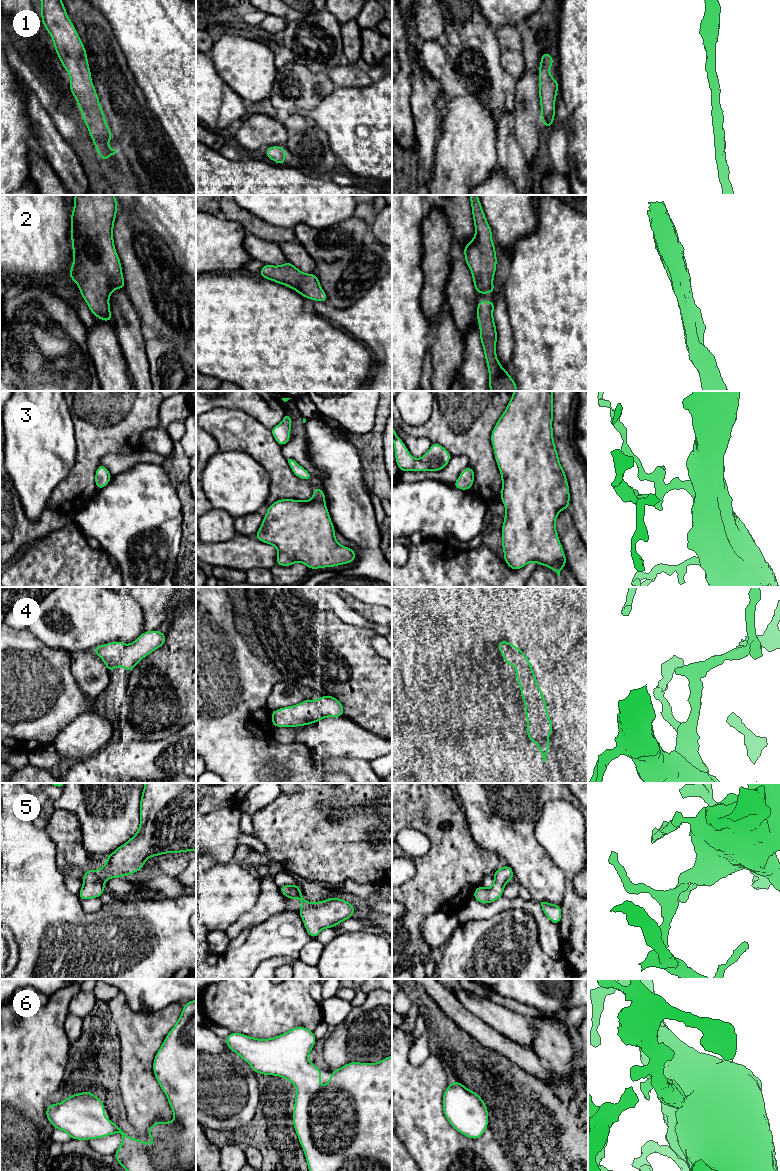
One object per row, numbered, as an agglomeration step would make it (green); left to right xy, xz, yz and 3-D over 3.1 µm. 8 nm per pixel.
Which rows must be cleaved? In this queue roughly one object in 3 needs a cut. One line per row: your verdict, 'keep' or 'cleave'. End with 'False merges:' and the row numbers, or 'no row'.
1: keep
2: keep
3: keep
4: keep
5: keep
6: keep
False merges: no row

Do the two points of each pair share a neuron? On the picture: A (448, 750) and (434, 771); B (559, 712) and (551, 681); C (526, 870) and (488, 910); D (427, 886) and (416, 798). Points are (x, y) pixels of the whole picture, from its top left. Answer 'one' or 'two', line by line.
A: two
B: one
C: two
D: one

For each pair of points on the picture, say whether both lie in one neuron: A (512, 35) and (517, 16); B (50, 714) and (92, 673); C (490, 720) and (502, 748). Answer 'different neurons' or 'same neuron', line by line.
A: different neurons
B: different neurons
C: different neurons

